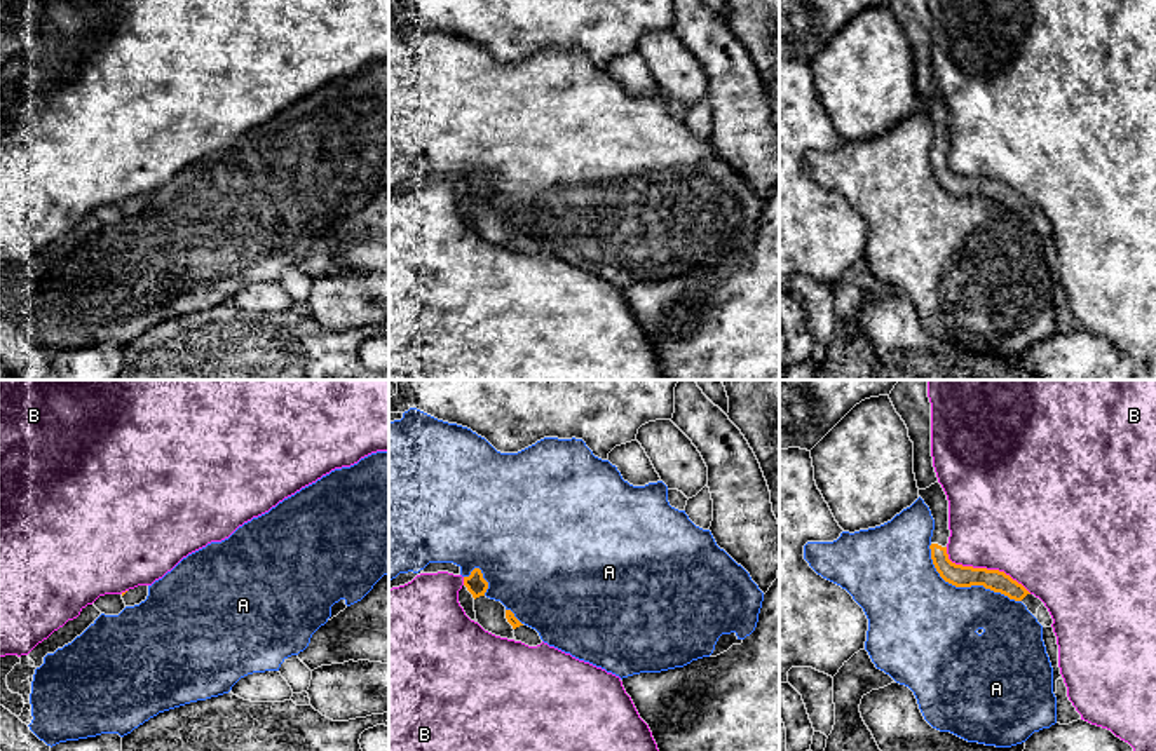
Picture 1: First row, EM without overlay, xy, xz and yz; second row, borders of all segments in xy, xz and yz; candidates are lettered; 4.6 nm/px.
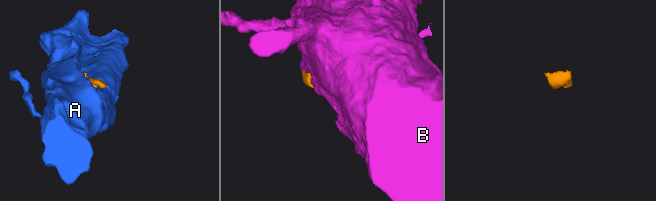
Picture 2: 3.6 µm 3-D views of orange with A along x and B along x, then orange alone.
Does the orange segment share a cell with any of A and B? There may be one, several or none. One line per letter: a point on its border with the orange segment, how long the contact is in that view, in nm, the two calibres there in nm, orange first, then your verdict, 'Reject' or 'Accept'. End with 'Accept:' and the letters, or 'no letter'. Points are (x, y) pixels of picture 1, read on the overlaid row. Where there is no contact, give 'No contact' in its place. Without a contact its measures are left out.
A: Touches orange at yz (966, 586). Shared border 500 nm. Thickness 100 nm (orange) against 440 nm. Reject
B: Touches orange at yz (986, 568). Shared border 460 nm. Thickness 100 nm (orange) against 480 nm. Reject
Accept: no letter

